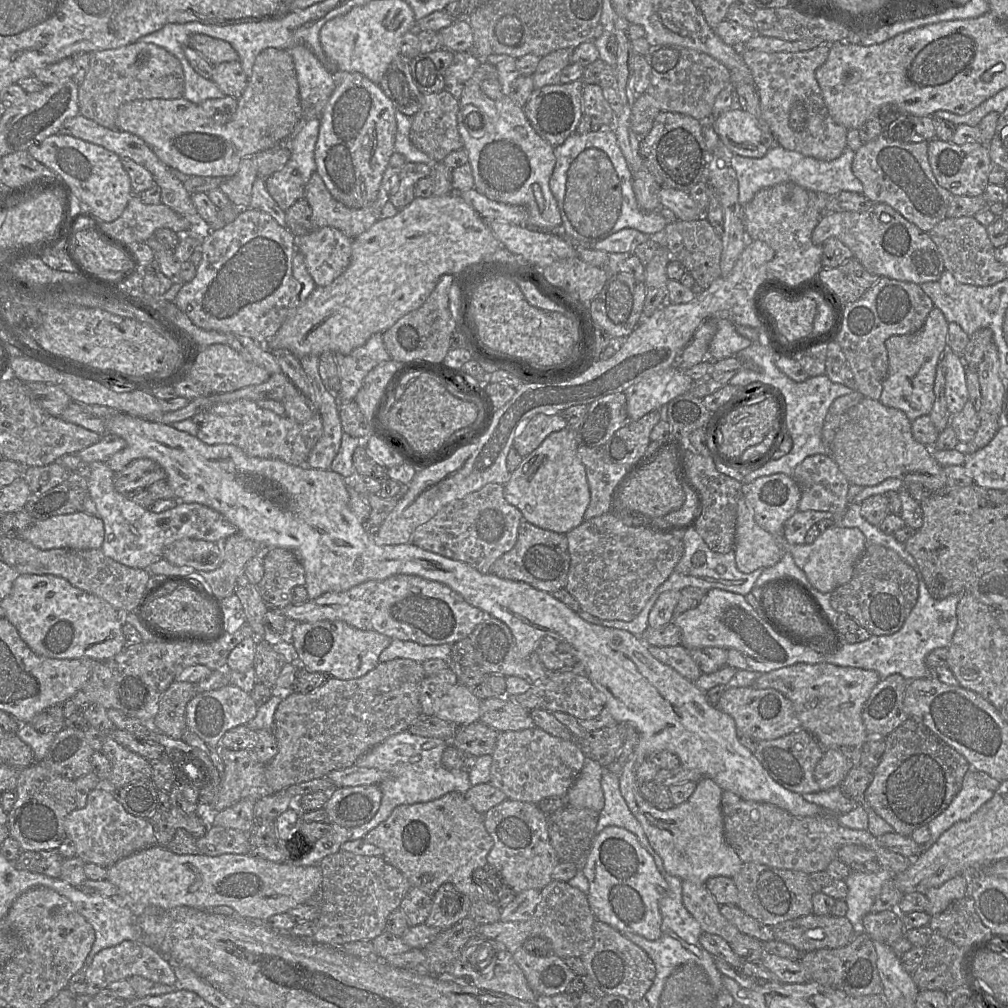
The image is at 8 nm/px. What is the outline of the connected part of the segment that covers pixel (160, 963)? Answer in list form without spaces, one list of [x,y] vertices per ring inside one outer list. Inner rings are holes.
[[[123,941],[122,943],[101,950],[86,971],[87,988],[85,994],[95,996],[111,983],[128,979],[132,976],[141,976],[152,982],[175,985],[176,975],[167,960],[164,960],[156,951],[137,941]]]

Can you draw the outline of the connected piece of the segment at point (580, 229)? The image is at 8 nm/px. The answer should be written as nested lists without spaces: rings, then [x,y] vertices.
[[[613,127],[595,132],[574,132],[554,148],[555,167],[550,189],[562,219],[562,235],[585,243],[596,243],[624,228],[662,235],[667,222],[659,210],[642,211],[632,187],[632,172],[618,145]]]

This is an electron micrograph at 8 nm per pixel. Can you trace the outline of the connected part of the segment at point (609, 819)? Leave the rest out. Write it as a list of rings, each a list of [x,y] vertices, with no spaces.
[[[604,768],[601,787],[604,795],[604,807],[599,814],[594,838],[608,826],[625,828],[635,834],[641,845],[652,855],[658,871],[664,872],[661,857],[650,845],[640,822],[633,815],[621,794],[619,775]]]

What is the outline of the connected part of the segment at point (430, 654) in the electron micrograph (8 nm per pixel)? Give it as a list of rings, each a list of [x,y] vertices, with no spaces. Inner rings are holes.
[[[392,639],[391,644],[382,651],[379,662],[387,662],[395,658],[405,658],[423,663],[430,659],[441,659],[453,665],[451,657],[452,644],[421,645],[413,641]]]

